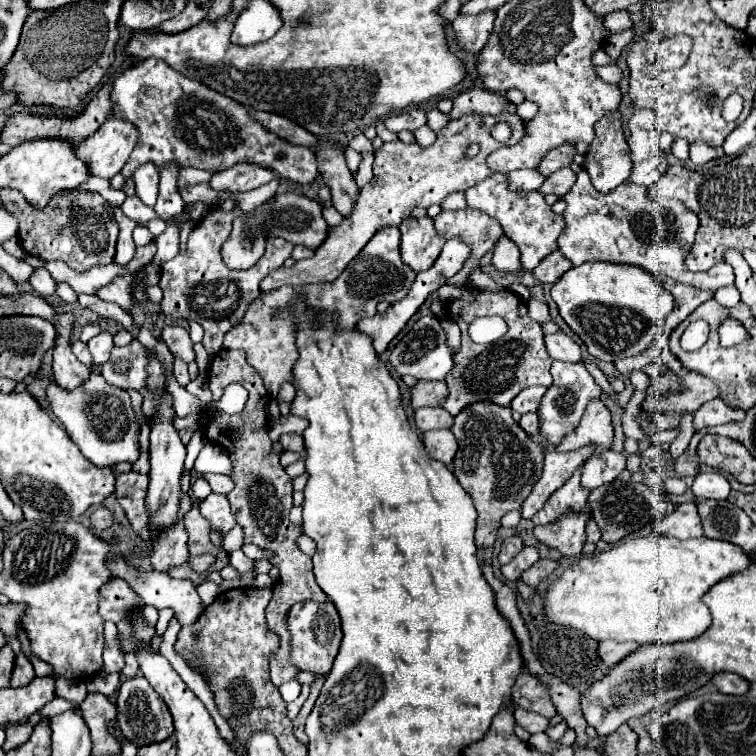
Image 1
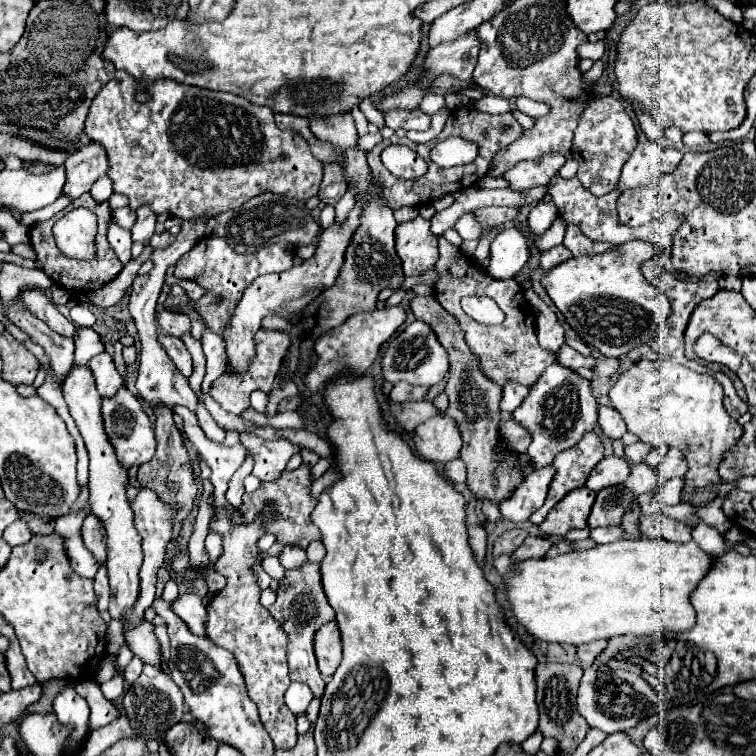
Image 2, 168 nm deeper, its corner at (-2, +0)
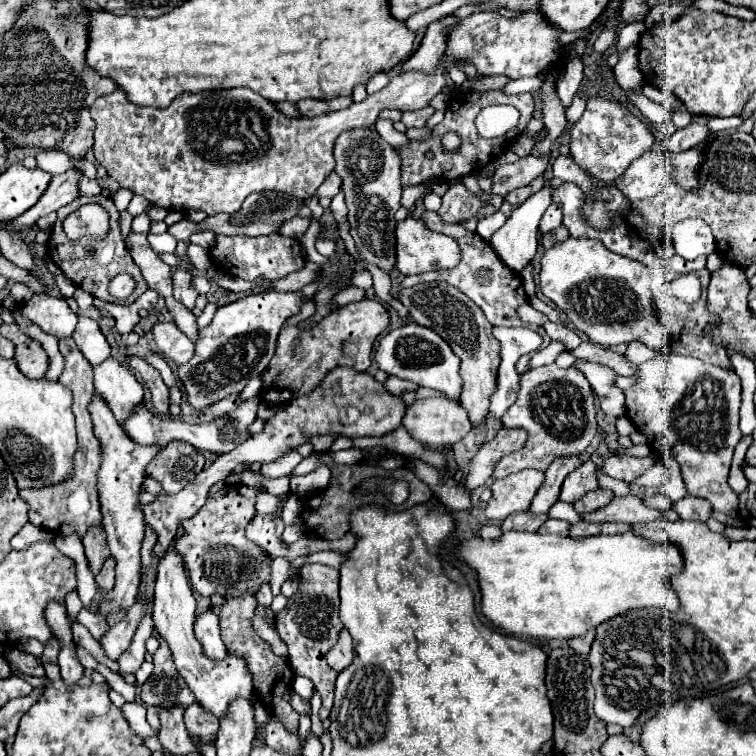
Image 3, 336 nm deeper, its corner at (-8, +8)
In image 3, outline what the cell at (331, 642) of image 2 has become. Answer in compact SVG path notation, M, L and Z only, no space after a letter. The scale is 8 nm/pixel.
M348 630L340 632L340 640L336 644L336 648L332 648L332 652L328 652L328 664L336 670L342 672L344 668L348 668L354 660L354 642Z

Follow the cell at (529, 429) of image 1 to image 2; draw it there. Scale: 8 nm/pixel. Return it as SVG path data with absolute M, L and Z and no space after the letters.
M508 420L508 422L504 422L504 424L500 426L500 432L502 432L502 440L504 440L504 444L506 444L512 452L520 452L520 454L524 454L526 448L530 446L530 442L532 442L530 432L528 432L522 424L518 424L516 420Z

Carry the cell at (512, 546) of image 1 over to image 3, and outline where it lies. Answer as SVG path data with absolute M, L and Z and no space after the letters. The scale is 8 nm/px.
M516 512L508 516L502 522L502 532L508 530L526 530L526 532L536 532L544 522L548 520L548 514L532 514L532 512Z

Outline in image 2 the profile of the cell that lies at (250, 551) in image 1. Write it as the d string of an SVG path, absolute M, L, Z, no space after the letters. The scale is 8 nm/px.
M284 548L278 554L278 558L280 558L282 566L286 570L290 570L290 568L298 568L298 566L302 566L306 562L306 552L304 550L298 550L298 548Z

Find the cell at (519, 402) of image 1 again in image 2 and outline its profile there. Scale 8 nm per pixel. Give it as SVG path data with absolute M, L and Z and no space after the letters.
M506 384L500 410L514 412L514 410L524 402L524 398L528 396L528 392L530 392L530 388L526 388L526 386L522 386L522 384Z

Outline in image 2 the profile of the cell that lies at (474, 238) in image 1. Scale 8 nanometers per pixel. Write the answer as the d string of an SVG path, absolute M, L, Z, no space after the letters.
M490 206L490 208L480 208L474 212L476 220L482 224L482 236L490 228L500 228L506 222L512 222L518 214L518 208L506 208L506 206Z

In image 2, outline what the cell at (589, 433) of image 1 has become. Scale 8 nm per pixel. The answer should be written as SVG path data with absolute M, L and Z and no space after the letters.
M586 432L582 436L582 440L568 450L562 450L556 458L554 458L554 468L556 468L556 476L550 484L548 490L548 498L544 502L542 508L538 508L530 520L534 524L542 524L542 520L546 518L546 514L550 512L550 508L554 508L568 492L576 490L576 488L584 488L592 468L604 458L604 444L598 438L598 434Z

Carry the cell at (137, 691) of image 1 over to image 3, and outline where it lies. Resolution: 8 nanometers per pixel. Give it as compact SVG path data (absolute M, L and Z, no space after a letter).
M158 636L158 642L160 642L160 648L154 654L154 672L144 682L140 698L148 706L172 706L172 704L188 706L192 704L194 694L186 686L184 678L180 678L172 662L172 652L168 644L164 642L162 636Z

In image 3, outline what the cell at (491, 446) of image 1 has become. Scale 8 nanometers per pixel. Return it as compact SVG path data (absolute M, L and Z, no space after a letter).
M432 282L432 284L418 284L412 288L400 290L398 298L410 310L410 318L440 334L450 348L462 360L460 376L464 380L464 390L460 396L460 404L466 408L470 422L474 426L482 424L484 416L488 416L488 396L494 392L496 386L496 364L500 364L500 344L492 336L492 324L486 320L484 312L458 288L448 286L446 282Z

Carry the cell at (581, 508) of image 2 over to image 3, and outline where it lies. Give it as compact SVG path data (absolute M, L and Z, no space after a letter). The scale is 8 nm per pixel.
M592 460L580 464L580 468L576 468L572 474L566 476L564 484L562 484L562 492L560 492L560 500L564 502L574 502L580 496L584 496L586 492L592 492L598 488L598 478L596 478L596 464Z

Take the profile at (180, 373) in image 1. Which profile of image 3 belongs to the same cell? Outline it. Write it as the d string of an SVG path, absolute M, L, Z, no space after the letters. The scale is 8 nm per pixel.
M174 322L154 324L152 334L156 348L164 358L174 360L176 364L184 364L184 360L190 360L194 352L194 342L184 332L180 332Z

